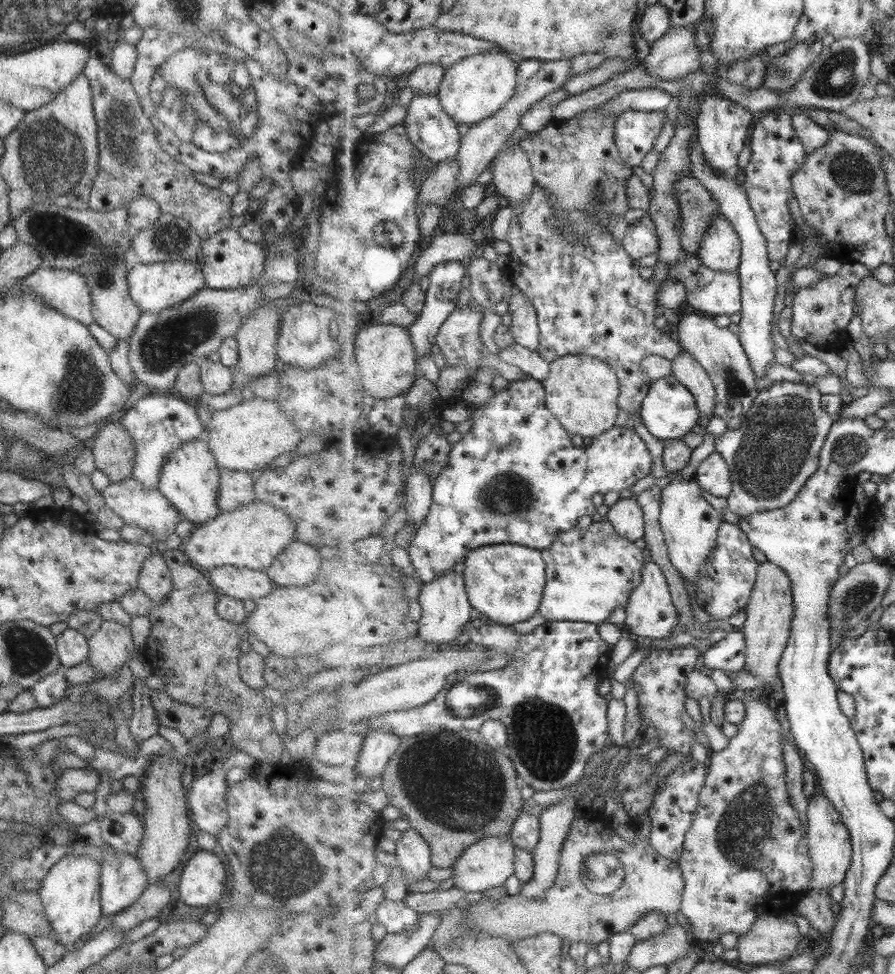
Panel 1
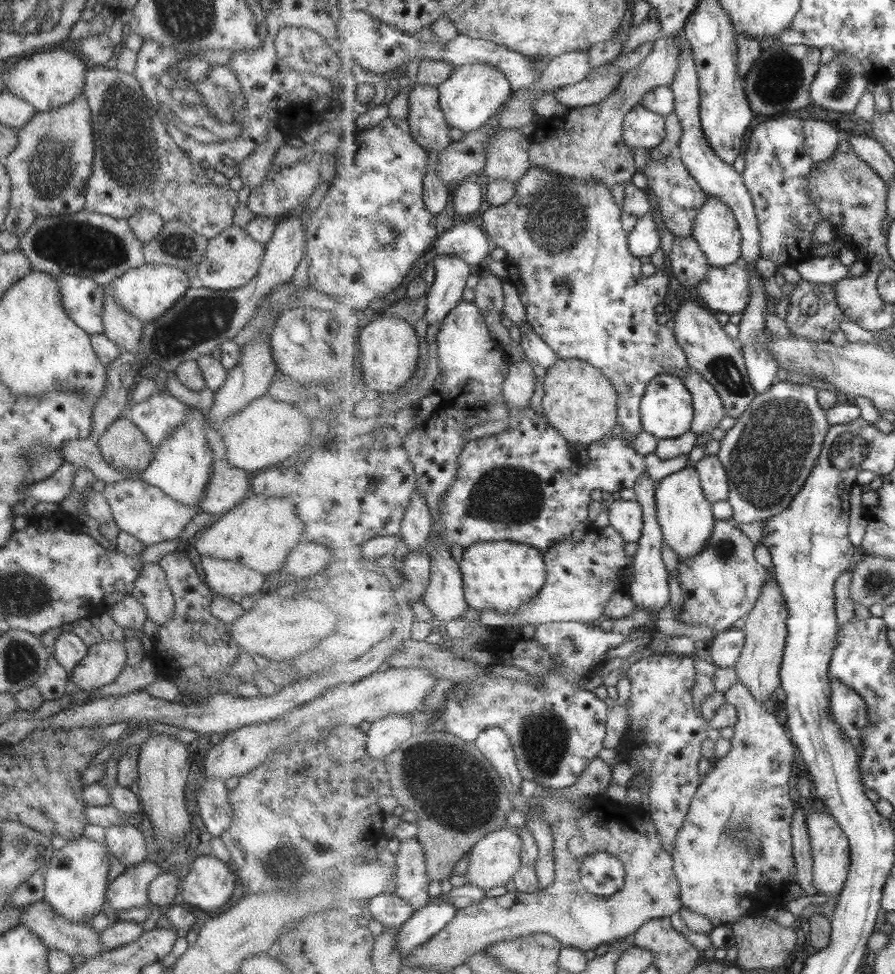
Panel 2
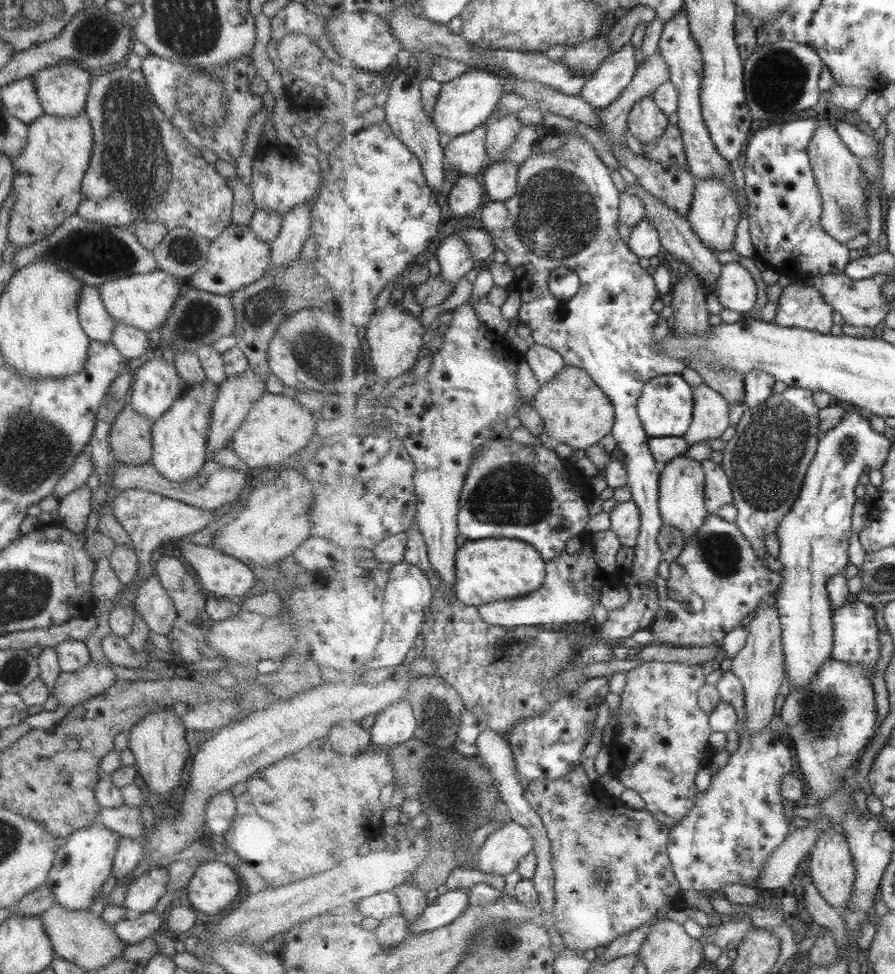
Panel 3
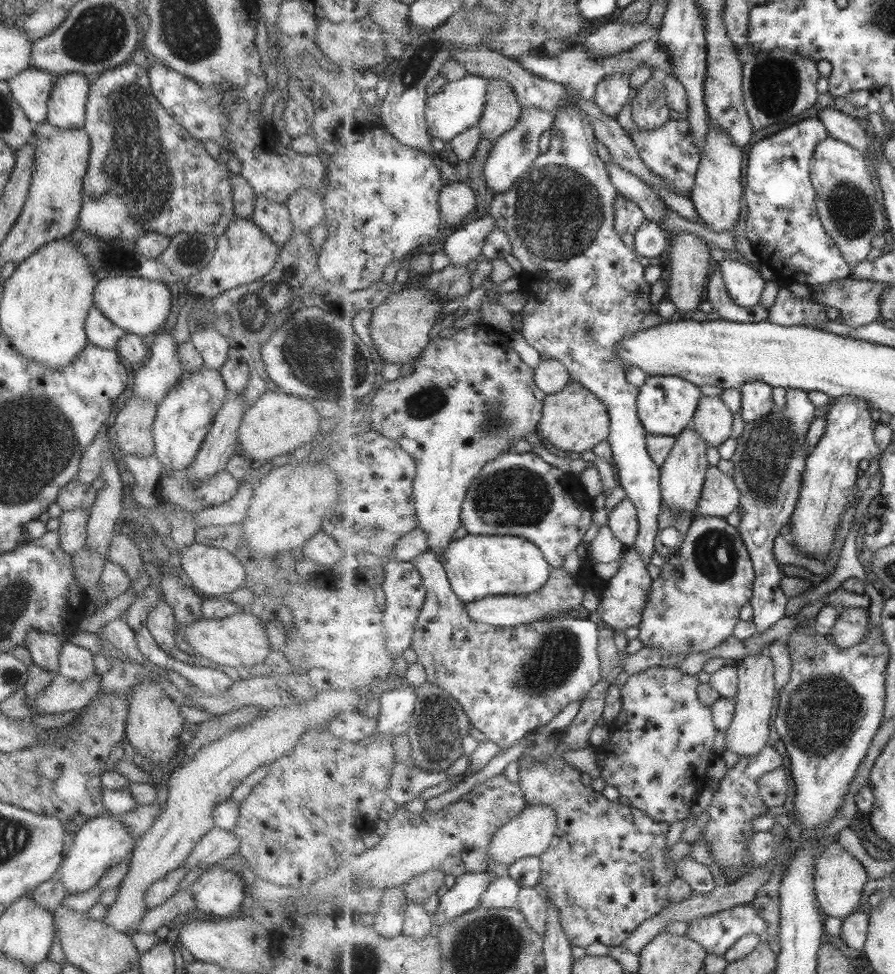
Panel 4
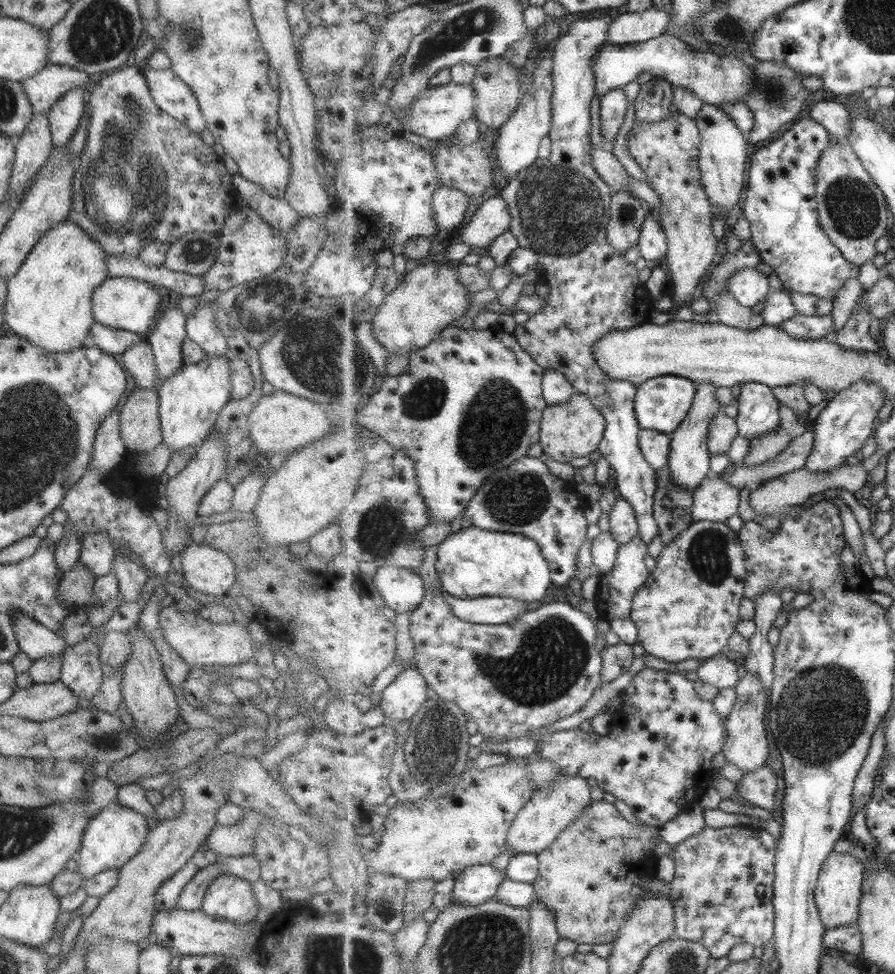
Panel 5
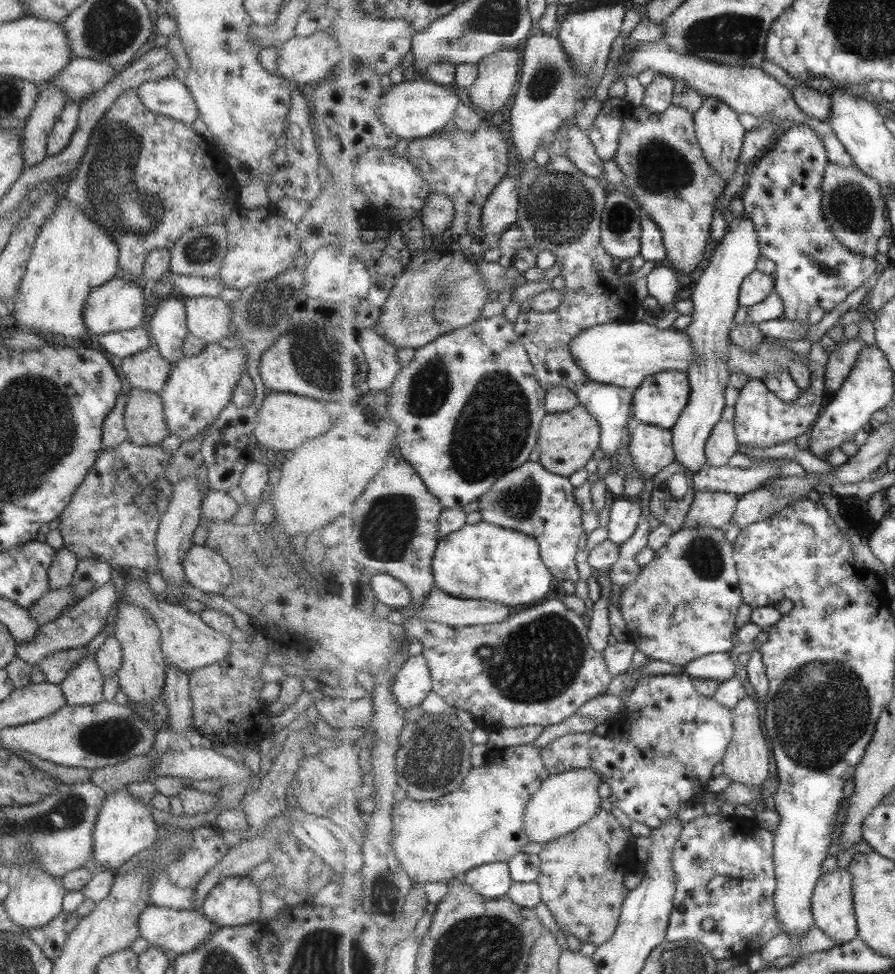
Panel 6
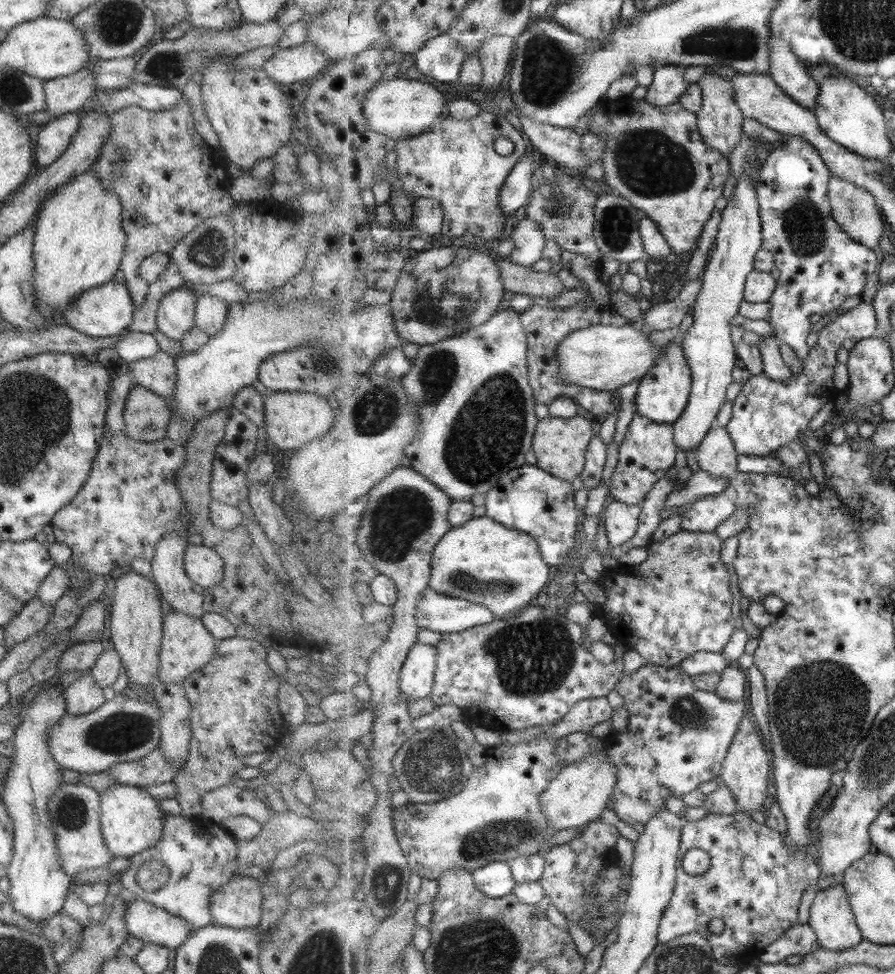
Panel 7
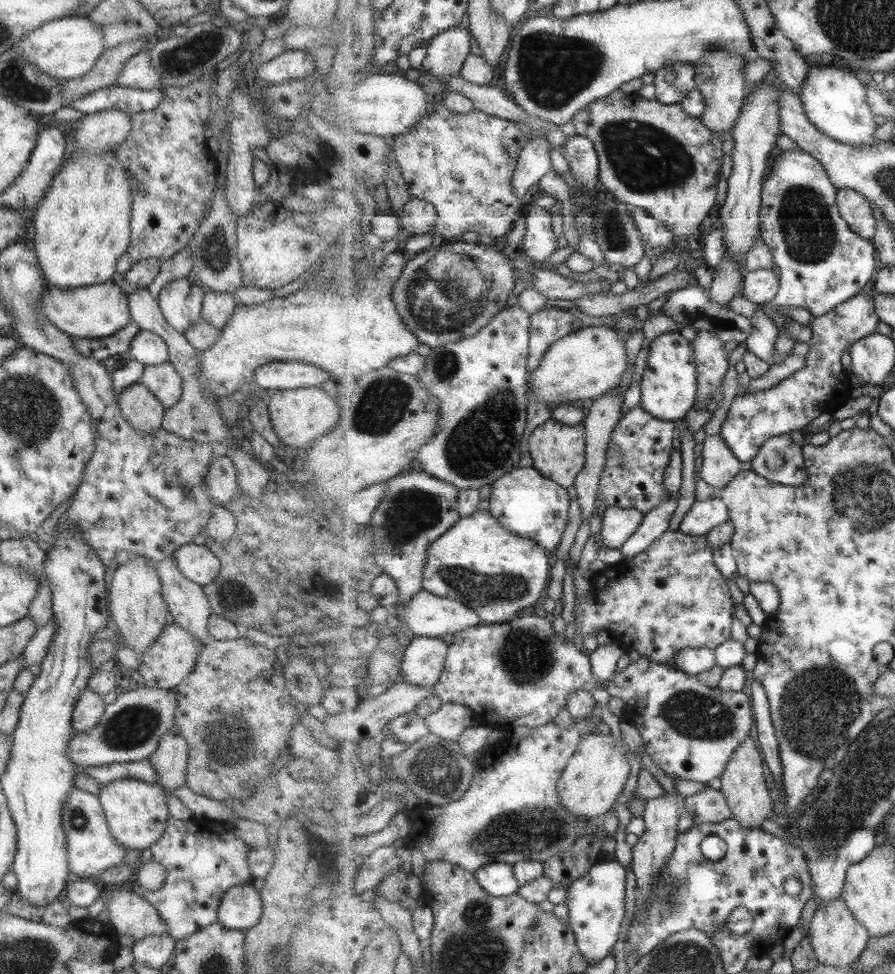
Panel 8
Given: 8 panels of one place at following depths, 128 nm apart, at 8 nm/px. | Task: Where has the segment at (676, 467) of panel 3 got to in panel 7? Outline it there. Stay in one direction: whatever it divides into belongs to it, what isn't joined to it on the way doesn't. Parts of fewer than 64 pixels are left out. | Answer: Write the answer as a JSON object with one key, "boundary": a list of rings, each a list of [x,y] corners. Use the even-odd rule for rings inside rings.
{"boundary":[[[751,174],[743,176],[741,182],[737,181],[734,194],[728,201],[721,213],[718,235],[716,238],[716,248],[712,251],[706,270],[702,275],[703,285],[697,294],[693,305],[693,324],[679,338],[686,350],[687,360],[690,362],[694,385],[690,396],[690,404],[687,405],[686,412],[675,422],[675,442],[685,452],[693,450],[703,442],[707,433],[717,424],[720,408],[727,402],[727,388],[733,384],[733,370],[737,366],[738,352],[731,340],[731,321],[740,312],[740,306],[745,301],[744,292],[748,276],[755,271],[755,255],[763,248],[762,239],[762,214],[760,211],[759,196],[757,188],[753,186]]]}

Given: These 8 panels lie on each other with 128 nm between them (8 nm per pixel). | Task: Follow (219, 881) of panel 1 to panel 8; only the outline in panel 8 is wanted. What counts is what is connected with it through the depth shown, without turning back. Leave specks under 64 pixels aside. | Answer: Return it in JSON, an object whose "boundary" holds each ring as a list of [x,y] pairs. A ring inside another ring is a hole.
{"boundary":[[[251,883],[232,886],[217,907],[217,922],[227,930],[246,931],[262,915],[259,891]]]}

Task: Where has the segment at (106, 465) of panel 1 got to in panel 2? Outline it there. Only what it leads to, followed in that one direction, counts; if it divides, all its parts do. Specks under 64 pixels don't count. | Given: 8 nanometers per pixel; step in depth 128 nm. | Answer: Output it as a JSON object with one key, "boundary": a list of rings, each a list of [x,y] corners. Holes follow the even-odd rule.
{"boundary":[[[127,416],[117,417],[98,438],[98,447],[117,470],[141,473],[152,459],[152,446]]]}

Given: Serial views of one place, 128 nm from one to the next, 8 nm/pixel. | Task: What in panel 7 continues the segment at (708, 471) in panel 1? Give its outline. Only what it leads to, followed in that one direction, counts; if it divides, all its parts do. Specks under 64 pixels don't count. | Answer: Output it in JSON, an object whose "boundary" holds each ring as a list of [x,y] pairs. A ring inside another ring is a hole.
{"boundary":[[[725,493],[704,496],[683,514],[682,530],[695,533],[716,532],[723,522],[735,515],[735,503]]]}

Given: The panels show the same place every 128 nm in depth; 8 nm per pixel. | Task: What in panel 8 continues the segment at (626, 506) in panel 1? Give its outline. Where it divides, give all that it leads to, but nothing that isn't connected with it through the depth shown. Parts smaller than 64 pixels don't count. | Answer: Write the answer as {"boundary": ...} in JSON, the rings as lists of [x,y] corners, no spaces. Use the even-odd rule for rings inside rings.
{"boundary":[[[610,506],[601,515],[601,537],[603,546],[611,549],[621,549],[627,540],[642,526],[646,514],[636,508],[621,508]]]}

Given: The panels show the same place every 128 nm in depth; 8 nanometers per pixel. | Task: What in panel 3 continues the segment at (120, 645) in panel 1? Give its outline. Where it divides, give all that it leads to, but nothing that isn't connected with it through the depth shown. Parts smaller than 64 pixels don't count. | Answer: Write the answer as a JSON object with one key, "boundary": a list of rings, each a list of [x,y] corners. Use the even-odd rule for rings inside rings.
{"boundary":[[[108,660],[101,665],[95,665],[95,662],[90,661],[87,666],[75,673],[61,671],[54,680],[50,693],[60,706],[81,704],[85,699],[103,692],[116,681],[111,668],[113,664]]]}

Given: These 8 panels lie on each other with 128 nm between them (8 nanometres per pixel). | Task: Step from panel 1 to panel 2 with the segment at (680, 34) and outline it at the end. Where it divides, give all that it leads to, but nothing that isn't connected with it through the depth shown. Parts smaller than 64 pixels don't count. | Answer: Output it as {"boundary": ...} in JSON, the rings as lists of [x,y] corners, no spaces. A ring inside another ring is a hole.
{"boundary":[[[659,38],[655,41],[652,51],[640,62],[640,65],[627,71],[620,86],[607,99],[587,107],[576,107],[563,117],[541,118],[536,122],[536,128],[530,136],[530,164],[549,169],[551,174],[579,180],[579,182],[591,182],[591,180],[601,180],[609,190],[615,184],[631,183],[631,178],[635,176],[635,160],[633,151],[624,139],[624,125],[627,114],[633,111],[643,101],[649,91],[653,91],[659,86],[671,86],[677,78],[677,70],[681,66],[681,45],[675,38]]]}

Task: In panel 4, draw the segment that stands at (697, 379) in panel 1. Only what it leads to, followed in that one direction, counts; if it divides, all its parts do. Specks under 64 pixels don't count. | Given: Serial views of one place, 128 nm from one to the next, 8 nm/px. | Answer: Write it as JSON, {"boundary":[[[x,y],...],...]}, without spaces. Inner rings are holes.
{"boundary":[[[703,395],[693,424],[710,446],[719,448],[733,434],[733,413],[719,395]]]}

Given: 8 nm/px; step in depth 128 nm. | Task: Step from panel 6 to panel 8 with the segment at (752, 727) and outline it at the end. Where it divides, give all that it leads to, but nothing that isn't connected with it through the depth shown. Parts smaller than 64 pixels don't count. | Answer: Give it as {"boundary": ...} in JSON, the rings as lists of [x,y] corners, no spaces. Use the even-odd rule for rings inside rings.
{"boundary":[[[756,735],[750,736],[731,757],[721,778],[721,791],[726,794],[731,807],[731,817],[736,818],[741,826],[759,829],[774,811],[775,801],[771,798],[765,782],[765,761]]]}

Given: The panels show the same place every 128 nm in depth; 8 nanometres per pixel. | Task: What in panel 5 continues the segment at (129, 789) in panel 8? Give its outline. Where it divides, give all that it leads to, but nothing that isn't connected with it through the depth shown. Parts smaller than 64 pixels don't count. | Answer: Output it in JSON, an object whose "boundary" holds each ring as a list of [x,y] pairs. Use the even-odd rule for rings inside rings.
{"boundary":[[[115,801],[103,806],[103,809],[90,817],[83,831],[78,850],[78,875],[85,880],[98,872],[123,866],[144,845],[149,829],[146,818],[139,812],[115,804]]]}

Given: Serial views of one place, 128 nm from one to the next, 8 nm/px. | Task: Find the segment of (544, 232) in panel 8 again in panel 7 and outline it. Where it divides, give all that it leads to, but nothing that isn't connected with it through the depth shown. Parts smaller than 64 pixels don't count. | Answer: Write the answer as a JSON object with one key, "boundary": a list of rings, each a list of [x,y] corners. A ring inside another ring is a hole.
{"boundary":[[[526,217],[511,224],[510,232],[515,247],[510,255],[511,262],[530,267],[543,258],[547,237],[539,222]]]}

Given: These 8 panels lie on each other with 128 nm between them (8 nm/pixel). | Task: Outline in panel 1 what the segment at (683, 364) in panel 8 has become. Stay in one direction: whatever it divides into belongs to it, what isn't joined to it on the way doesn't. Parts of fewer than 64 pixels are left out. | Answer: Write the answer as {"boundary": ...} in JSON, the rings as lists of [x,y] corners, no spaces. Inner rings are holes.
{"boundary":[[[674,374],[652,382],[639,413],[650,434],[661,441],[682,439],[693,431],[701,417],[694,394]]]}

